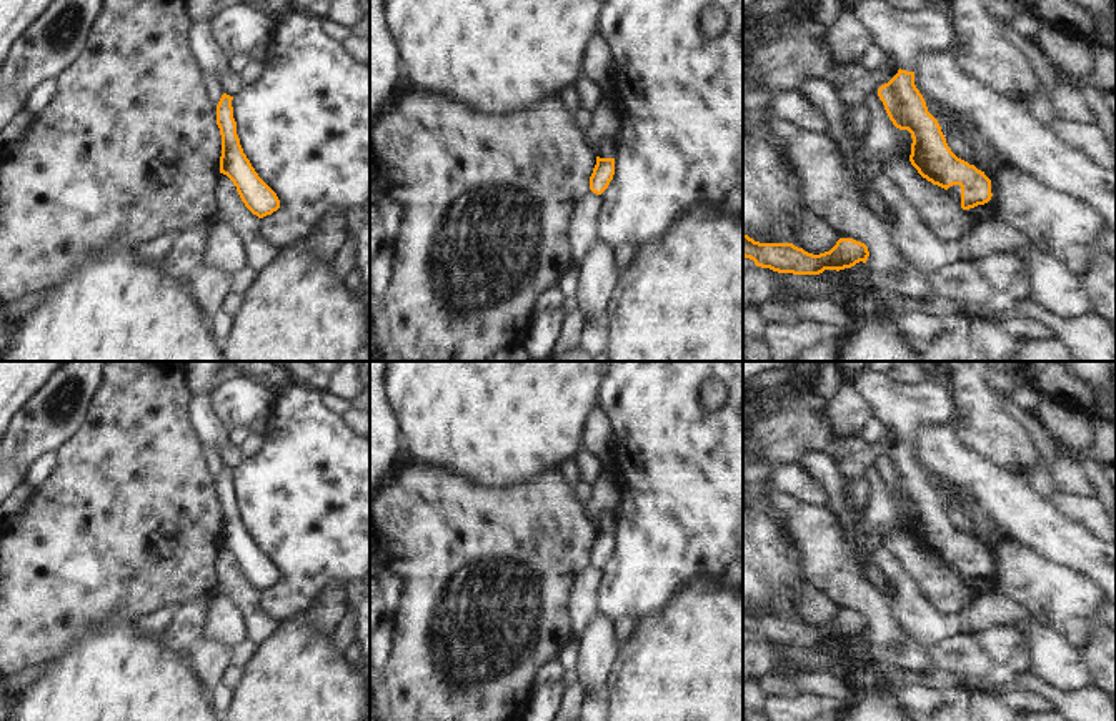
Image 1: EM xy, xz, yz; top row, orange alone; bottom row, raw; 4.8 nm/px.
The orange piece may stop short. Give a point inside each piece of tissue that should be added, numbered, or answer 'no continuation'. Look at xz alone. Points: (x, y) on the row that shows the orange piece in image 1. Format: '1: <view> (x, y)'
no continuation

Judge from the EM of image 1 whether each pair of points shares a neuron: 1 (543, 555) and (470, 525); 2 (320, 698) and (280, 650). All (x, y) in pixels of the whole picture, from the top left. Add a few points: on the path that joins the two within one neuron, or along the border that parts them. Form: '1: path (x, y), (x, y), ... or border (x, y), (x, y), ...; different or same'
1: path (525, 553), (498, 553), (488, 543); same
2: path (308, 686), (293, 671), (292, 661); same

